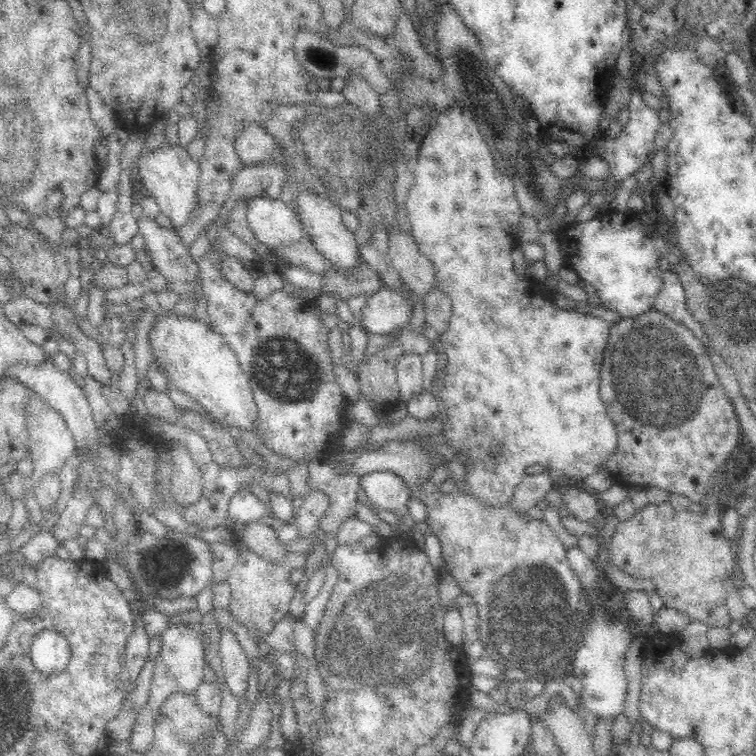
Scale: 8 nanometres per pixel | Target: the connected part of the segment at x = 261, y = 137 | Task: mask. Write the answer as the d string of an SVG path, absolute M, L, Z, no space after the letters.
M256 122L244 124L236 132L234 150L244 165L256 164L256 162L270 160L270 158L286 164L286 159L282 157L276 139Z

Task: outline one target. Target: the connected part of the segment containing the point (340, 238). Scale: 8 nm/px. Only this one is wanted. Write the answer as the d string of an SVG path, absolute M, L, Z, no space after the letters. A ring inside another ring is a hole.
M302 191L295 198L295 210L299 212L301 226L315 250L333 265L334 271L350 279L356 278L356 272L363 263L359 260L361 246L356 241L356 234L344 226L339 206L322 195Z

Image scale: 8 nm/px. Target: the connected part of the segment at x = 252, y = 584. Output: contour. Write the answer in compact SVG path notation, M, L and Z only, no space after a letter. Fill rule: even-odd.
M248 549L237 554L236 562L227 578L230 587L227 610L239 626L248 630L257 644L265 642L263 638L274 630L278 622L288 616L290 600L296 591L296 584L290 581L290 575L298 572L296 570L300 568L306 568L308 561L307 552L289 551L282 562L271 562ZM257 634L261 634L262 637Z

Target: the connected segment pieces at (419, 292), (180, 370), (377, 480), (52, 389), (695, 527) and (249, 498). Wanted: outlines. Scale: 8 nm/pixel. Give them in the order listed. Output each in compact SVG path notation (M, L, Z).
M399 224L389 232L388 255L394 269L397 271L400 279L402 279L403 284L409 288L409 290L412 290L415 297L424 299L428 295L428 292L430 292L430 288L436 285L433 265L420 249L418 249L418 245L416 245L412 234L402 230Z
M172 310L162 311L144 334L149 343L150 363L164 371L168 392L176 389L228 427L236 426L240 431L247 428L255 433L256 405L248 378L236 353L209 323L192 316L177 316Z
M380 471L363 475L361 486L372 503L390 509L395 514L406 508L411 499L408 483L393 472Z
M51 362L42 368L31 368L30 366L12 366L6 370L6 377L16 377L22 381L28 389L38 393L46 402L52 404L53 407L64 418L70 432L74 435L78 450L86 450L91 446L94 451L100 443L96 441L96 423L94 422L91 408L84 391L75 383L75 380L68 375L62 373Z
M720 496L712 501L712 508L705 515L674 508L669 501L659 505L647 505L641 511L636 510L628 520L619 522L611 536L609 554L613 564L622 572L634 578L650 578L662 598L665 608L687 614L694 621L708 624L709 627L726 627L732 620L727 609L727 583L724 576L736 571L734 562L734 545L724 538L721 520L727 502Z
M240 489L228 502L227 516L235 528L265 518L264 505L248 489Z

